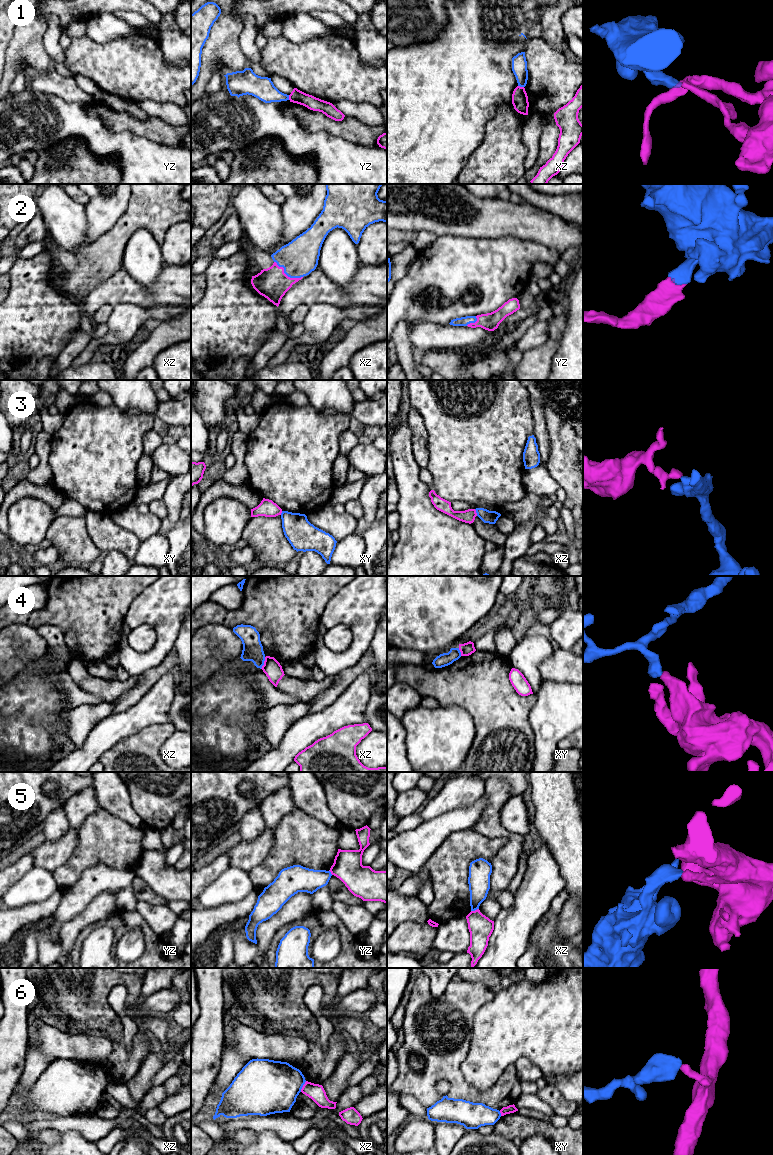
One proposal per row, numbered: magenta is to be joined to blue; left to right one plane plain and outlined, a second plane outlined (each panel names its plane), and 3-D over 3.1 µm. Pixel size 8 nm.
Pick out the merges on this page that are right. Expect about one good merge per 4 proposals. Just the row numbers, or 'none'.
2

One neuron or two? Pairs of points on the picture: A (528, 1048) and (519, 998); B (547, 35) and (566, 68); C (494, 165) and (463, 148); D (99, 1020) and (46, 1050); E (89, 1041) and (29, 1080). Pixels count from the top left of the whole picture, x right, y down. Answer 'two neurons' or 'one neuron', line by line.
A: one neuron
B: two neurons
C: two neurons
D: two neurons
E: one neuron

